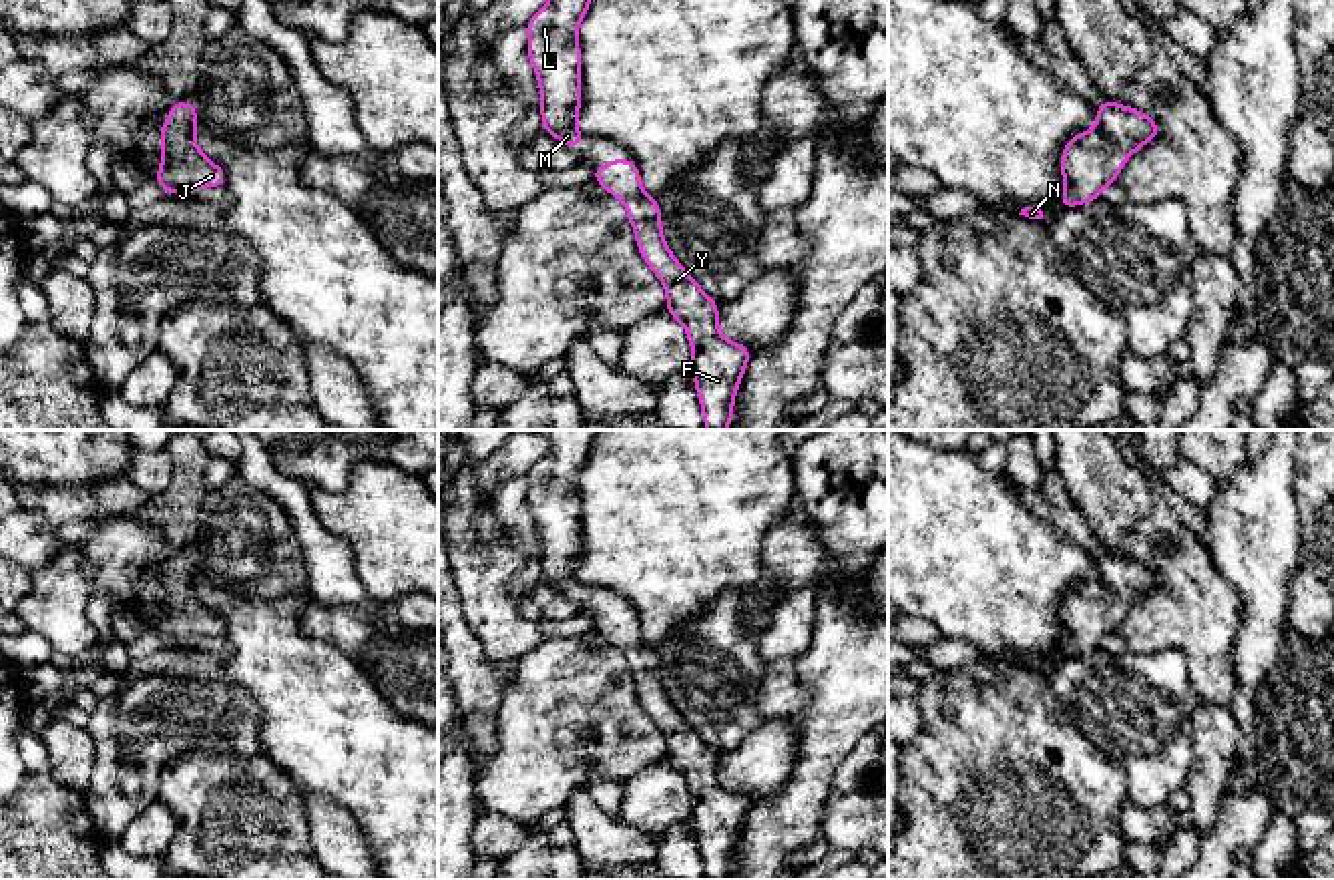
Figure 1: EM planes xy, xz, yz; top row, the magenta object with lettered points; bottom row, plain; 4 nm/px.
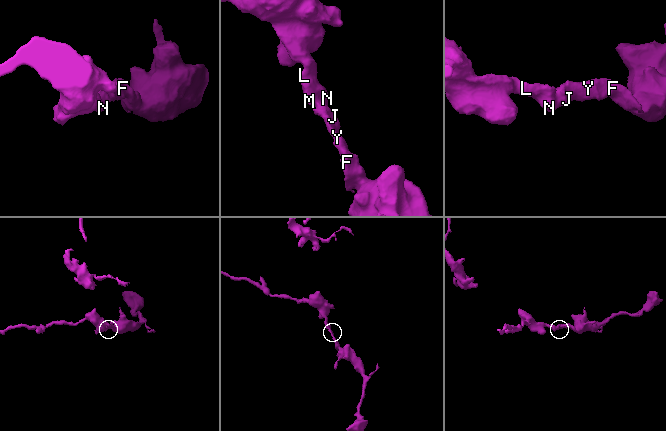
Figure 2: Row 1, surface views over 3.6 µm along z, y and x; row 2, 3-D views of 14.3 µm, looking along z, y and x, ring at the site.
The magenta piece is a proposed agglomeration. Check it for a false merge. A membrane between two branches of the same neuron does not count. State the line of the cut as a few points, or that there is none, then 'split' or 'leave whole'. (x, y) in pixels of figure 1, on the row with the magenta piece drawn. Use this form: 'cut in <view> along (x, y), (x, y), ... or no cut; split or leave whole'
no cut; leave whole

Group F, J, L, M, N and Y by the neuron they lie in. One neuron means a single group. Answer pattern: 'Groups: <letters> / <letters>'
Groups: F J L M N Y

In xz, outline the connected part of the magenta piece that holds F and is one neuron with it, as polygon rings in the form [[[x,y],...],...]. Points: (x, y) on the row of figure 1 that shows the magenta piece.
[[[621,157],[609,165],[595,165],[595,181],[625,203],[641,257],[667,289],[667,313],[685,329],[693,348],[691,372],[703,424],[725,430],[733,422],[733,396],[745,372],[751,348],[727,342],[717,329],[719,305],[685,273],[661,235],[657,199],[641,189],[637,163]]]

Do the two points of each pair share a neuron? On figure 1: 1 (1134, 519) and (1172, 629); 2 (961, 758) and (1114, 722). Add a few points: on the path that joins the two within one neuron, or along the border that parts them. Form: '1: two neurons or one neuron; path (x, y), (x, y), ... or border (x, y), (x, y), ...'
1: one neuron; path (1162, 545), (1172, 555), (1172, 601)
2: two neurons; border (1051, 692), (1065, 716), (1116, 760)

